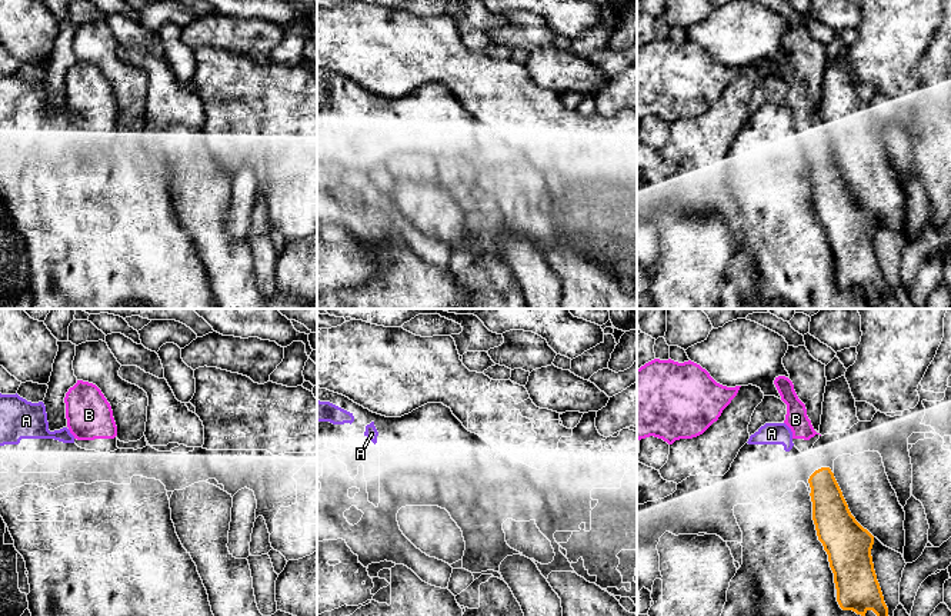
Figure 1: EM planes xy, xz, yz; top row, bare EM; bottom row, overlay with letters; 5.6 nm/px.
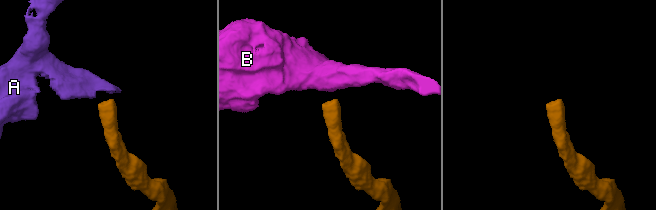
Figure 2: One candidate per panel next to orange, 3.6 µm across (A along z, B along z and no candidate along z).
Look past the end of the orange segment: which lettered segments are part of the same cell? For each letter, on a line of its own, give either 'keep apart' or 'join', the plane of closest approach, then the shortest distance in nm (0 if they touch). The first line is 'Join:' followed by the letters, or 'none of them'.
Join: B
A: keep apart; view yz; gap 190 nm
B: join; view yz; gap 180 nm

